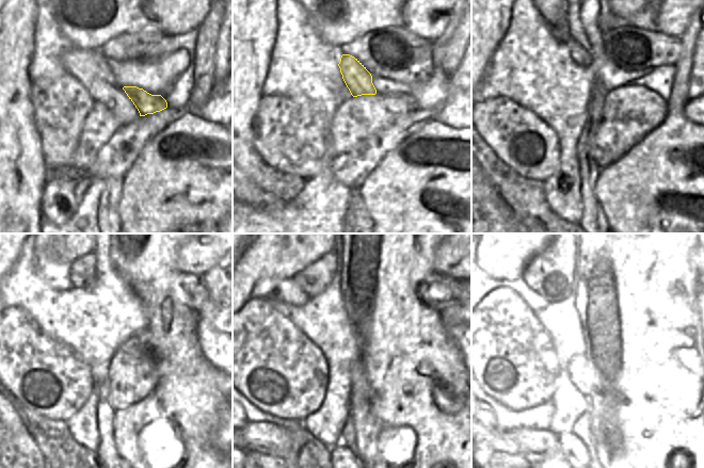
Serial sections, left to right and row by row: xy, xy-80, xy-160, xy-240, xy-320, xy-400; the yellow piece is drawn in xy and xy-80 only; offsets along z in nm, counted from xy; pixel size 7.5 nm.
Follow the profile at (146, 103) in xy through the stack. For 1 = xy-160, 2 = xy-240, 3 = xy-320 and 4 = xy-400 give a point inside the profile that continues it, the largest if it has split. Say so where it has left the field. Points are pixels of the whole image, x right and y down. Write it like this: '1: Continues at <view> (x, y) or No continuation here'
1: Continues at xy-160 (580, 55)
2: Continues at xy-240 (82, 271)
3: Continues at xy-320 (314, 279)
4: Continues at xy-400 (548, 275).

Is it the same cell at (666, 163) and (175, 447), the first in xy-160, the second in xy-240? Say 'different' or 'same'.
same

